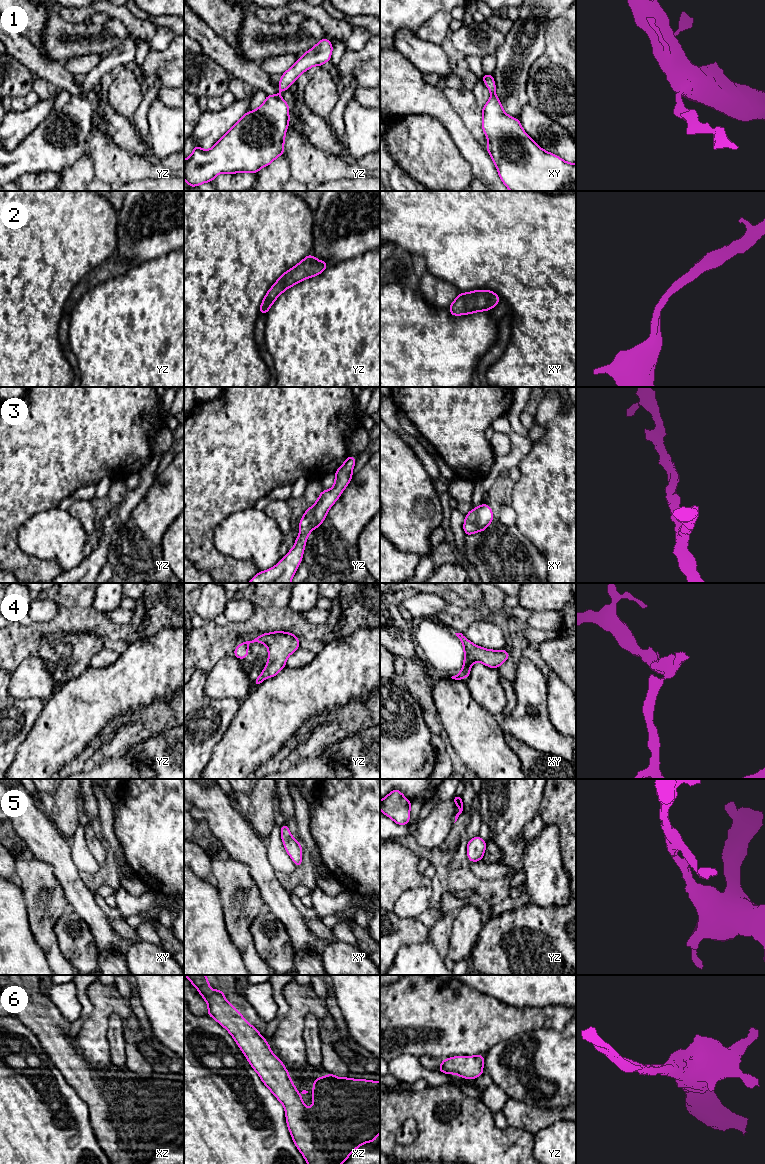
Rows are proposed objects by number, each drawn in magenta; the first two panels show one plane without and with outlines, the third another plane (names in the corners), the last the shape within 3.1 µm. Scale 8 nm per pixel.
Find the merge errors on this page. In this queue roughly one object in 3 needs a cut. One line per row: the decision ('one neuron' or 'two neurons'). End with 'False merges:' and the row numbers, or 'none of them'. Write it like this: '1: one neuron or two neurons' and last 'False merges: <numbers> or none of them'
1: one neuron
2: one neuron
3: one neuron
4: one neuron
5: one neuron
6: one neuron
False merges: none of them

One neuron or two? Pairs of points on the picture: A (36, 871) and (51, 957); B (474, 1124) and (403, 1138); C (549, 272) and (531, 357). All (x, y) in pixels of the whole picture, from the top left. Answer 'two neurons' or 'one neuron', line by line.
A: one neuron
B: two neurons
C: one neuron

